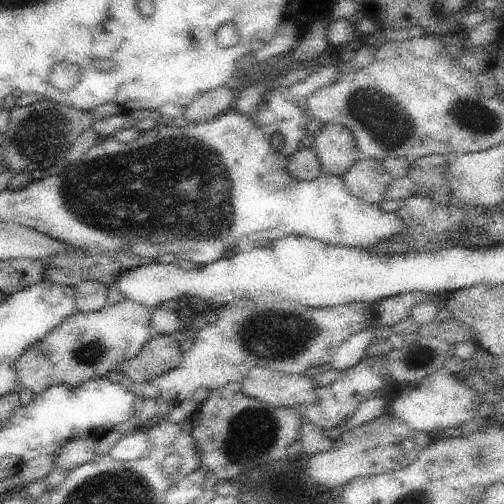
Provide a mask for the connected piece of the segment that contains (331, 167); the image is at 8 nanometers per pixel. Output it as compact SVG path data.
M328 122L316 132L312 146L322 164L323 173L344 176L360 158L356 138L342 124Z

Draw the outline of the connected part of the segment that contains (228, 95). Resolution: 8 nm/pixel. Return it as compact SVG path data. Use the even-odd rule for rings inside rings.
M228 85L220 86L205 92L186 107L183 118L187 123L198 124L200 121L211 121L235 108L236 95Z

